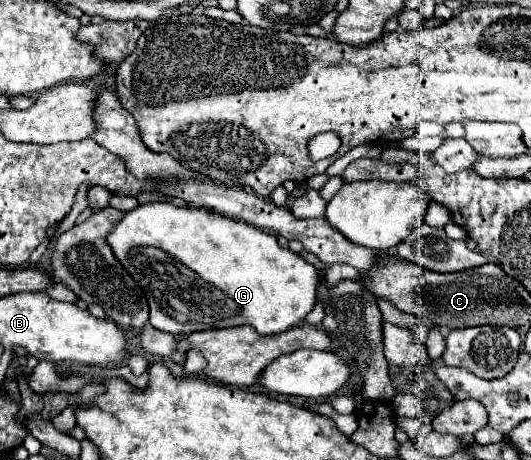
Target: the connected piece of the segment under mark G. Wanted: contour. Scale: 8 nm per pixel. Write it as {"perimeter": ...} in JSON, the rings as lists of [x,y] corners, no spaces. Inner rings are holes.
{"perimeter":[[[145,203],[125,213],[115,231],[107,237],[115,257],[141,285],[149,301],[149,323],[173,335],[193,331],[253,325],[259,335],[275,335],[297,327],[317,303],[319,271],[301,255],[277,243],[275,235],[263,233],[243,221],[221,217],[209,209],[175,207],[171,203]],[[195,273],[207,283],[195,283]]]}

